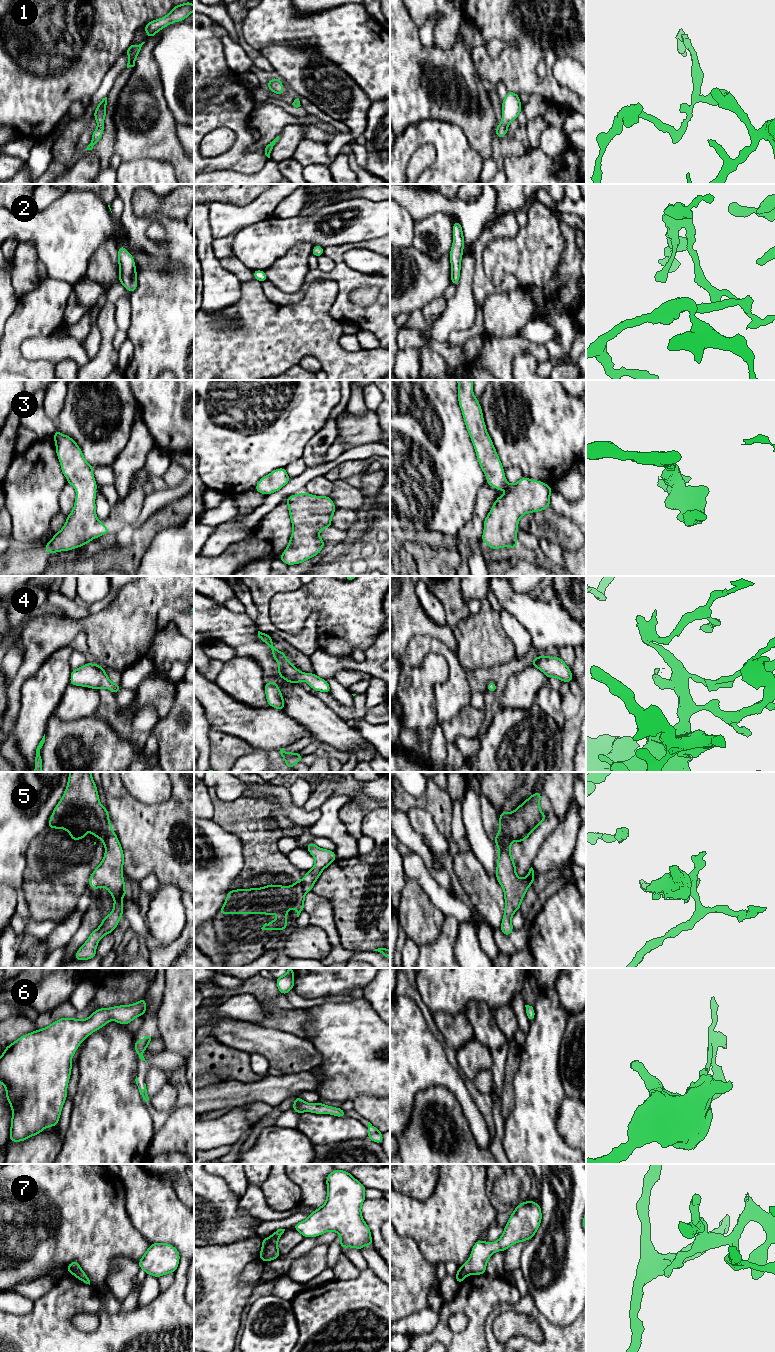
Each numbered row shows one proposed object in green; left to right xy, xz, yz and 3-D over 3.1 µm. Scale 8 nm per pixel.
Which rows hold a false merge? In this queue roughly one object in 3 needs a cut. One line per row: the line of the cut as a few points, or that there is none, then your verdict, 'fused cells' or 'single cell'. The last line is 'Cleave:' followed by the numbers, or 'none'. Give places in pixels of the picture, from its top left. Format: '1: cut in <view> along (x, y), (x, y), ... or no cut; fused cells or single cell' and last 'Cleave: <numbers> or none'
1: no cut; single cell
2: no cut; single cell
3: no cut; single cell
4: no cut; single cell
5: cut in xy along (112, 830), (106, 838), (105, 846); fused cells
6: no cut; single cell
7: cut in xy along (80, 1268), (72, 1273); fused cells
Cleave: 5, 7

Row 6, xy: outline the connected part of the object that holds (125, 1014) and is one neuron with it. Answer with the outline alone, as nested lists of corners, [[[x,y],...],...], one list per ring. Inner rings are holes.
[[[143,998],[130,1005],[100,1008],[84,1020],[60,1018],[48,1027],[23,1035],[9,1046],[5,1047],[0,1057],[0,1083],[4,1084],[6,1098],[12,1108],[9,1141],[21,1142],[39,1134],[47,1127],[54,1127],[57,1125],[62,1107],[67,1098],[67,1087],[72,1069],[72,1057],[79,1045],[86,1040],[91,1033],[104,1027],[109,1021],[114,1020],[122,1025],[127,1025],[136,1017],[143,1016],[146,1008],[146,1000]]]

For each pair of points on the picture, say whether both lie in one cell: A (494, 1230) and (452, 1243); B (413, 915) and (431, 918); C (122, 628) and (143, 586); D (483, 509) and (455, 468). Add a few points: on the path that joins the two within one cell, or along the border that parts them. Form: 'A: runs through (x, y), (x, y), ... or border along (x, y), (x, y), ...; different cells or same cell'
A: border along (494, 1222), (486, 1229); different cells
B: runs through (417, 915), (420, 918), (427, 918); same cell
C: runs through (131, 618), (135, 614), (137, 603), (143, 596); same cell
D: border along (487, 484), (478, 489), (473, 515); different cells

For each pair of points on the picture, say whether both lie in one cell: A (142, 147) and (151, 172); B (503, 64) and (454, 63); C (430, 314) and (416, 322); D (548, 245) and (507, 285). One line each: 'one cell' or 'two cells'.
A: two cells
B: two cells
C: one cell
D: two cells

